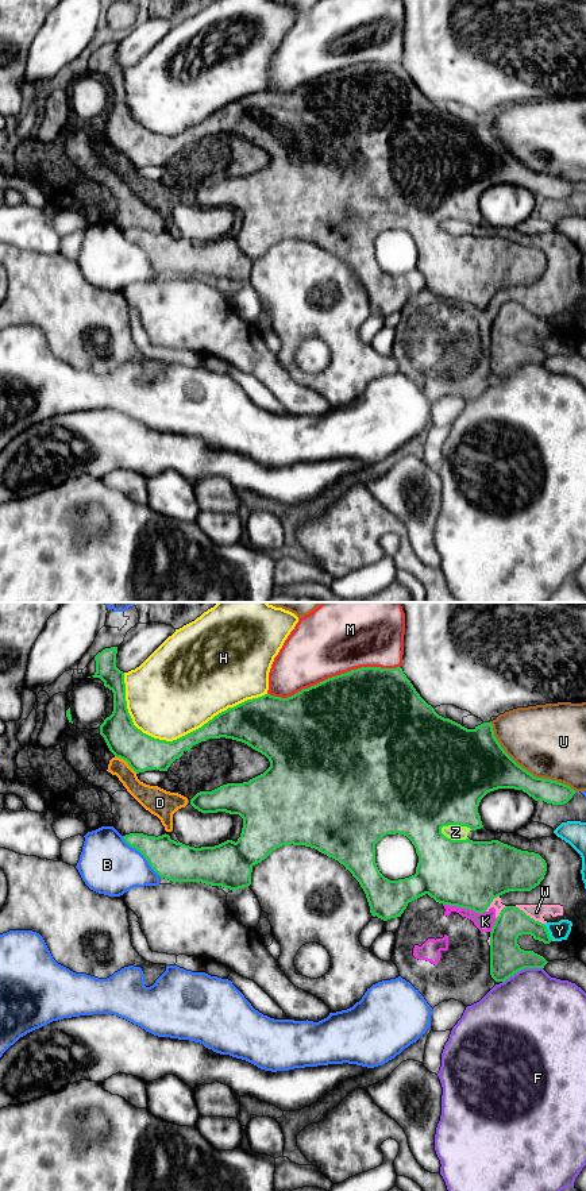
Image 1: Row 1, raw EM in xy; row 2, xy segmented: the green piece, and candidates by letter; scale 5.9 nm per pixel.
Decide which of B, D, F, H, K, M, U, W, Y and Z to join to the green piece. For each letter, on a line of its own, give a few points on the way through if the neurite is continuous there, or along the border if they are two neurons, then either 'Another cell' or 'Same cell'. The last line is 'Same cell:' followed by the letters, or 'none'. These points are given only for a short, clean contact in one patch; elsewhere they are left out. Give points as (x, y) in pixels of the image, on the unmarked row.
B: Another cell
D: Another cell
F: Another cell
H: Another cell
K: Boundary: xy (443, 299), (469, 303), (478, 308), (485, 307). Another cell
M: Another cell
U: Another cell
W: Another cell
Y: Another cell
Z: Boundary: xy (471, 224), (463, 220), (444, 220), (440, 227). Another cell
Same cell: none

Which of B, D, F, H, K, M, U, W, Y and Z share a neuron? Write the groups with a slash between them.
B / D / F / H / K W Z / M / U / Y

